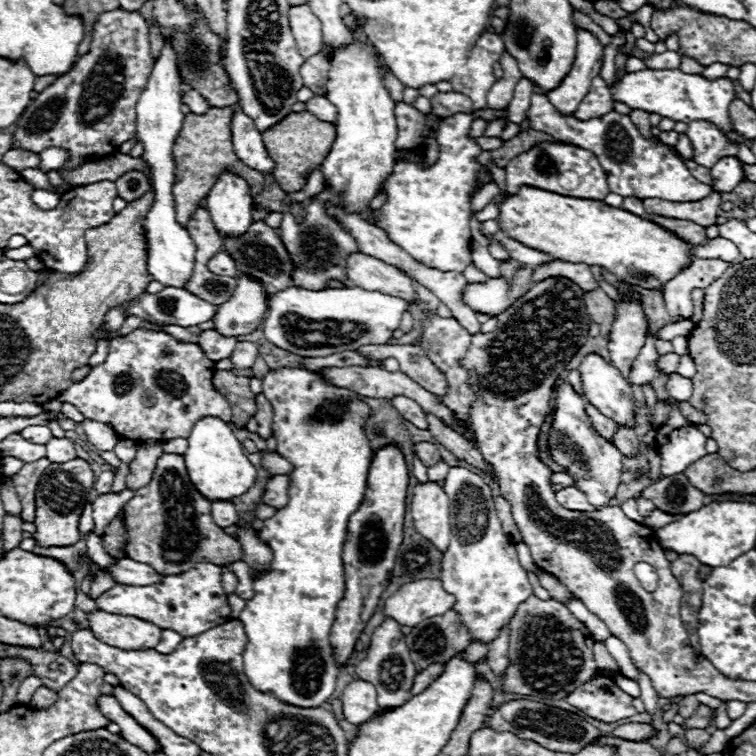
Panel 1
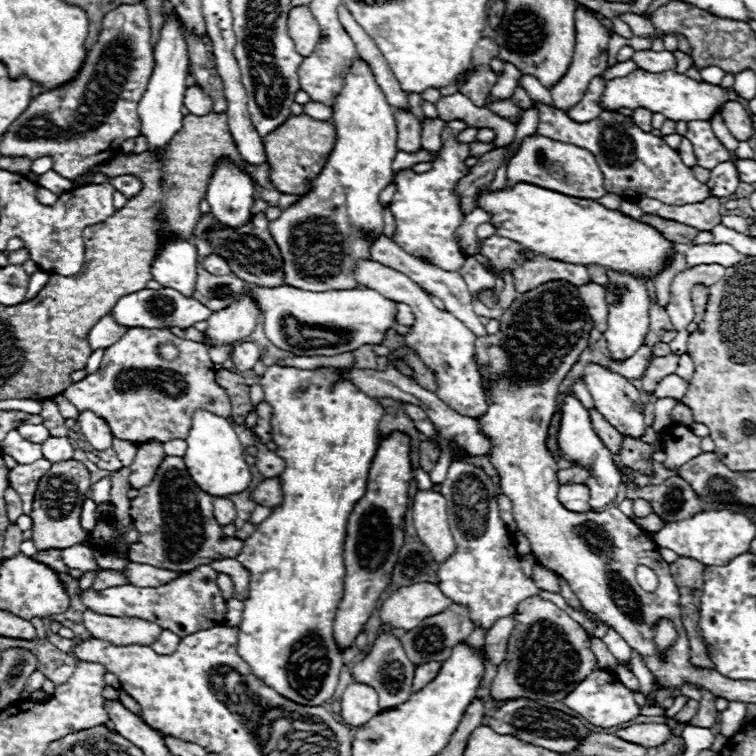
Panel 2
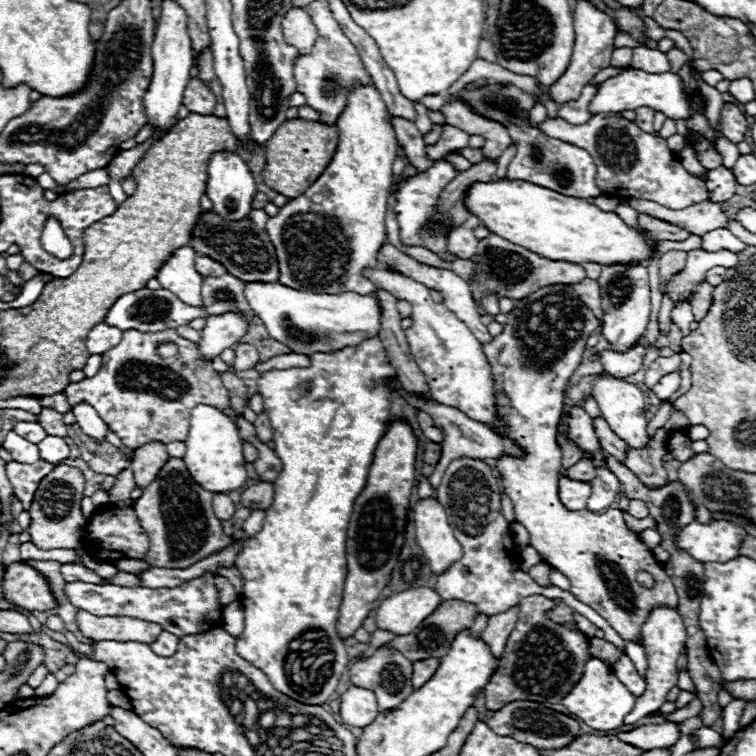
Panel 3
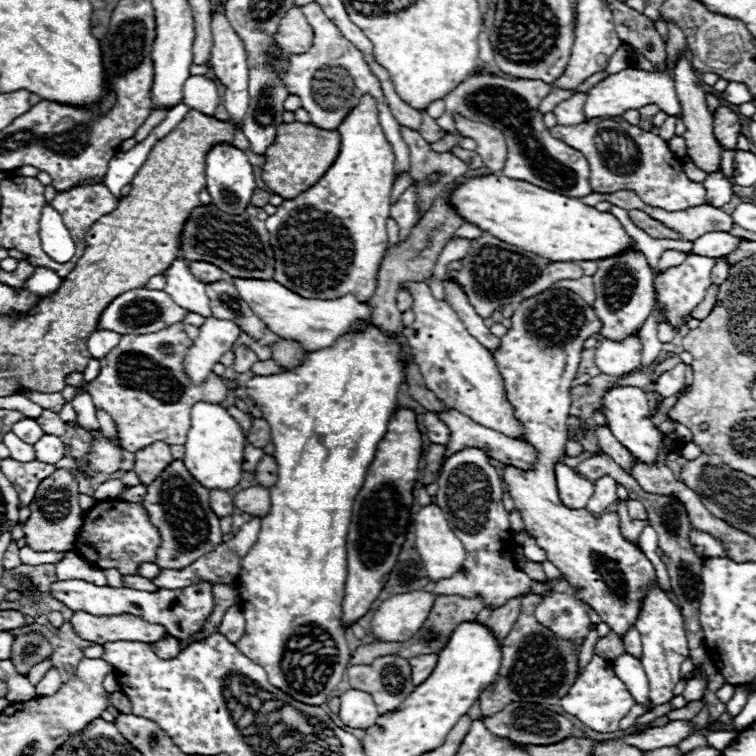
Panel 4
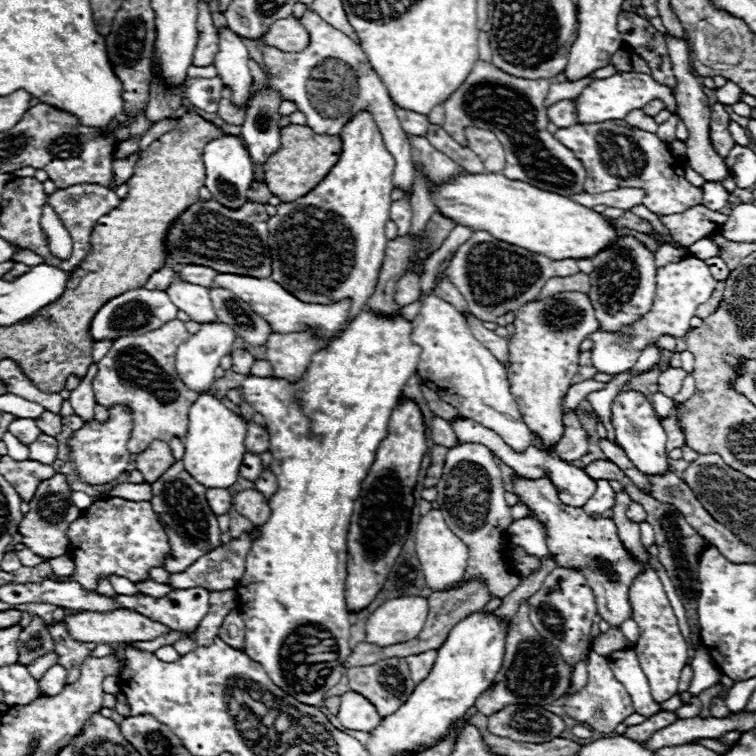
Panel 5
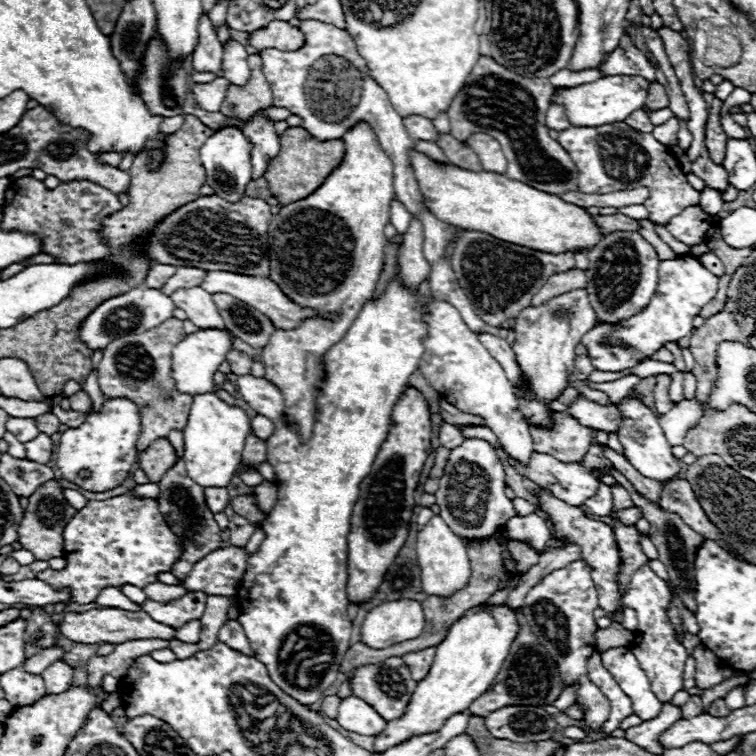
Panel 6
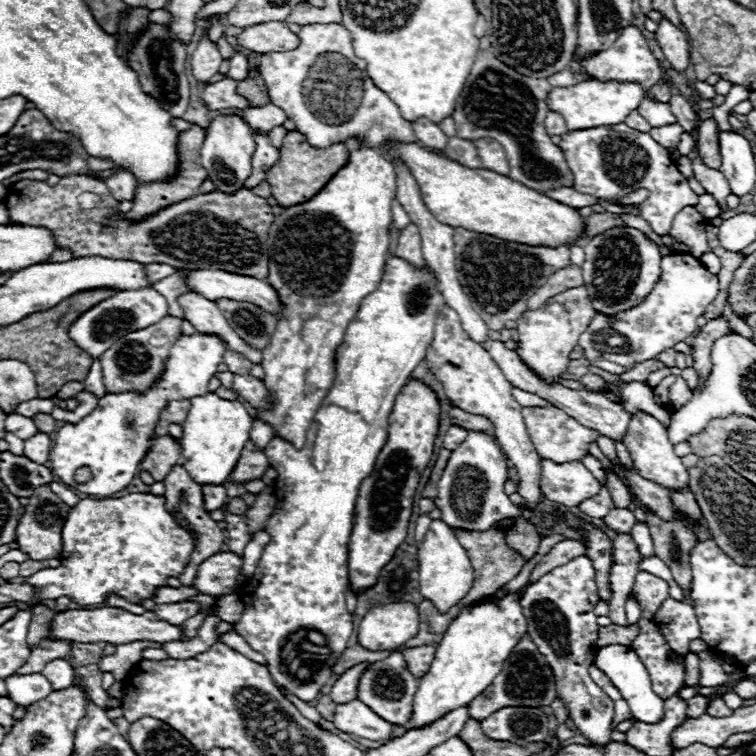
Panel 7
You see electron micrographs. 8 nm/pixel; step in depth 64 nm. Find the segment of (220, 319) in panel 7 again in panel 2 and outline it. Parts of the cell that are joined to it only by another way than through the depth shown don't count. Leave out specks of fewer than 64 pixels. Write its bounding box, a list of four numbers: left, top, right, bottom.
[152,240,198,298]

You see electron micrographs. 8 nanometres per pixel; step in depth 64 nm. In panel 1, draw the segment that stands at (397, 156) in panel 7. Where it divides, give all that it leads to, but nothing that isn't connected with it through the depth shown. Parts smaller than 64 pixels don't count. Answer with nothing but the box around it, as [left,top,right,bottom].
[496,186,690,288]

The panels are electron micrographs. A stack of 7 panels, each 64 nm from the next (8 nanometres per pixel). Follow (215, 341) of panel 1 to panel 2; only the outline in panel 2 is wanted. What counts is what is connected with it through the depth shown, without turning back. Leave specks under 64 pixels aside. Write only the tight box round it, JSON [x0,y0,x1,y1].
[208,346,232,370]

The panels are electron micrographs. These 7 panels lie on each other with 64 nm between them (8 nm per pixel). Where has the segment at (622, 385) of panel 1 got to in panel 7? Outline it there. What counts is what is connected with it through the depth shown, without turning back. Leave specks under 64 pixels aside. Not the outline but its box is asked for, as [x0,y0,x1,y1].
[624,412,690,492]

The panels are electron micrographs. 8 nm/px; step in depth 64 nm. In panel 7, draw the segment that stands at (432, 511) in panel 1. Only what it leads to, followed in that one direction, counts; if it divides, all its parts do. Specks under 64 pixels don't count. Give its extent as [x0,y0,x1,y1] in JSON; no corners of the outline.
[418,520,474,612]

